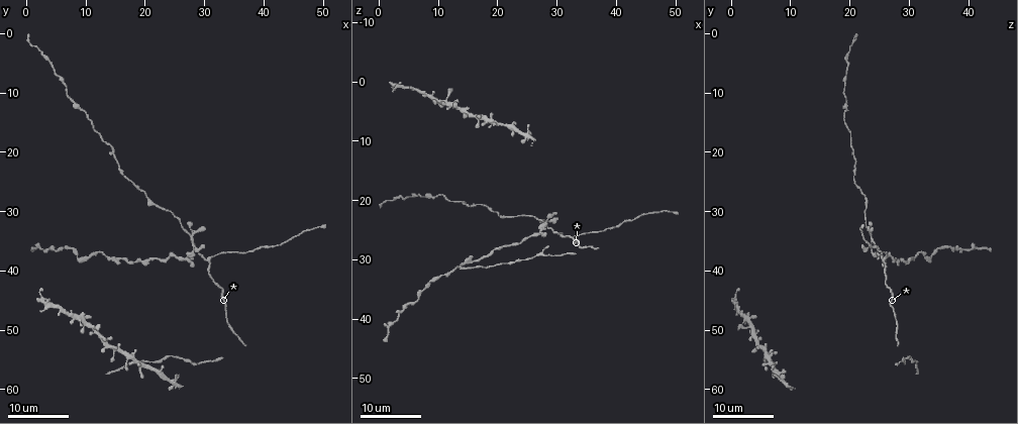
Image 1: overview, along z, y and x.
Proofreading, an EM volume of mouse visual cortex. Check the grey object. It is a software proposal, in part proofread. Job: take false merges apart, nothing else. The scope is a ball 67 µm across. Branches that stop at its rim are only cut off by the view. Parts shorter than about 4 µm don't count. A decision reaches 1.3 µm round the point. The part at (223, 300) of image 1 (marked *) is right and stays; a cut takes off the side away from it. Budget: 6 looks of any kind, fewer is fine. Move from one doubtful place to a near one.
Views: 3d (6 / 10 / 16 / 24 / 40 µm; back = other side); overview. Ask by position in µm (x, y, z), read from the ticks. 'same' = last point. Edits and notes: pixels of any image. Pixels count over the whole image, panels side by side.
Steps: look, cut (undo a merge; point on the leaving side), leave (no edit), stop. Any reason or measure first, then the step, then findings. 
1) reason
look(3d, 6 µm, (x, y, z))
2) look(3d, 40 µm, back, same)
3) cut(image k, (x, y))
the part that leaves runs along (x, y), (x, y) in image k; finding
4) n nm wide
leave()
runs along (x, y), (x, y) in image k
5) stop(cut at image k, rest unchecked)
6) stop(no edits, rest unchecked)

branch point
look(3d, 24 µm, (30.5, 38.5, 26.0))

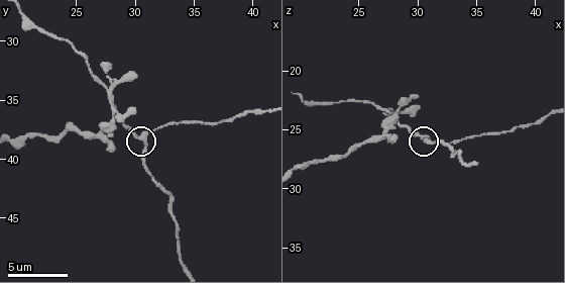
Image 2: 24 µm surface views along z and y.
look(3d, 10 µm, same)

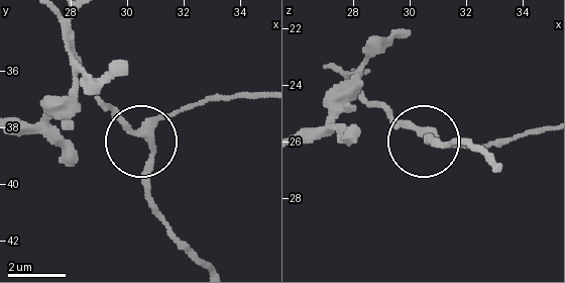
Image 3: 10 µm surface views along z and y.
side arm 23 µm
leave()
runs along (201, 262), (155, 203), (148, 146), (157, 123), (199, 104) in image 3; continuous, no second neuron

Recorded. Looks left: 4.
sudden change in width
look(3d, 16 µm, (5.5, 7.0, 19.5))

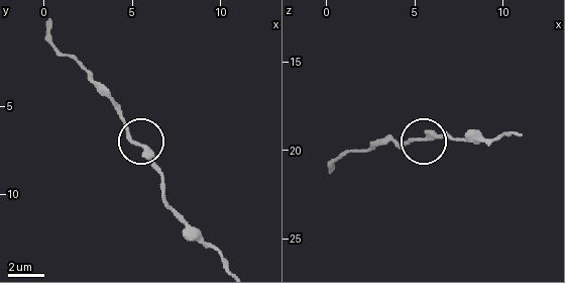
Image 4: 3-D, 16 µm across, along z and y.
closer look
look(3d, 6 µm, (5.2, 7.2, 19.5))

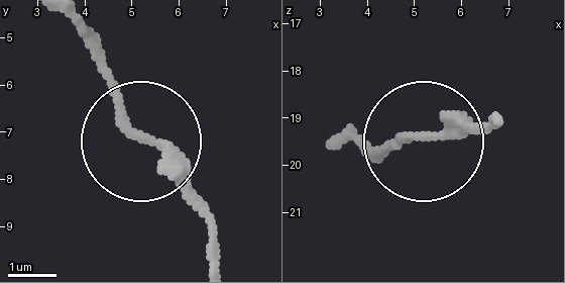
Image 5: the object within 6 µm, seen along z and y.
210 nm wide
leave()
runs along (215, 260), (211, 212), (87, 46) in image 5; continuous, no second neuron

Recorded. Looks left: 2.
look(3d, 16 µm, (7.5, 11.5, 19.0))

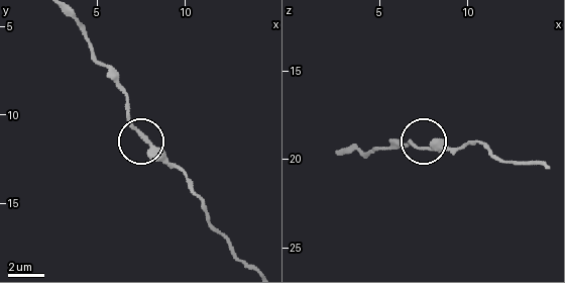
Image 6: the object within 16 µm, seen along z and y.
look(3d, 10 µm, (7.8, 11.4, 19.5))

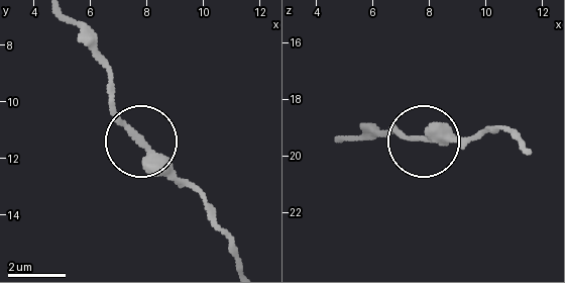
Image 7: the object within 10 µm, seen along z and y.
leave()
runs along (240, 261), (206, 202), (148, 152), (107, 89) in image 7; one neuron here

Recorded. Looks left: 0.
stop(no edits, rest unchecked)

